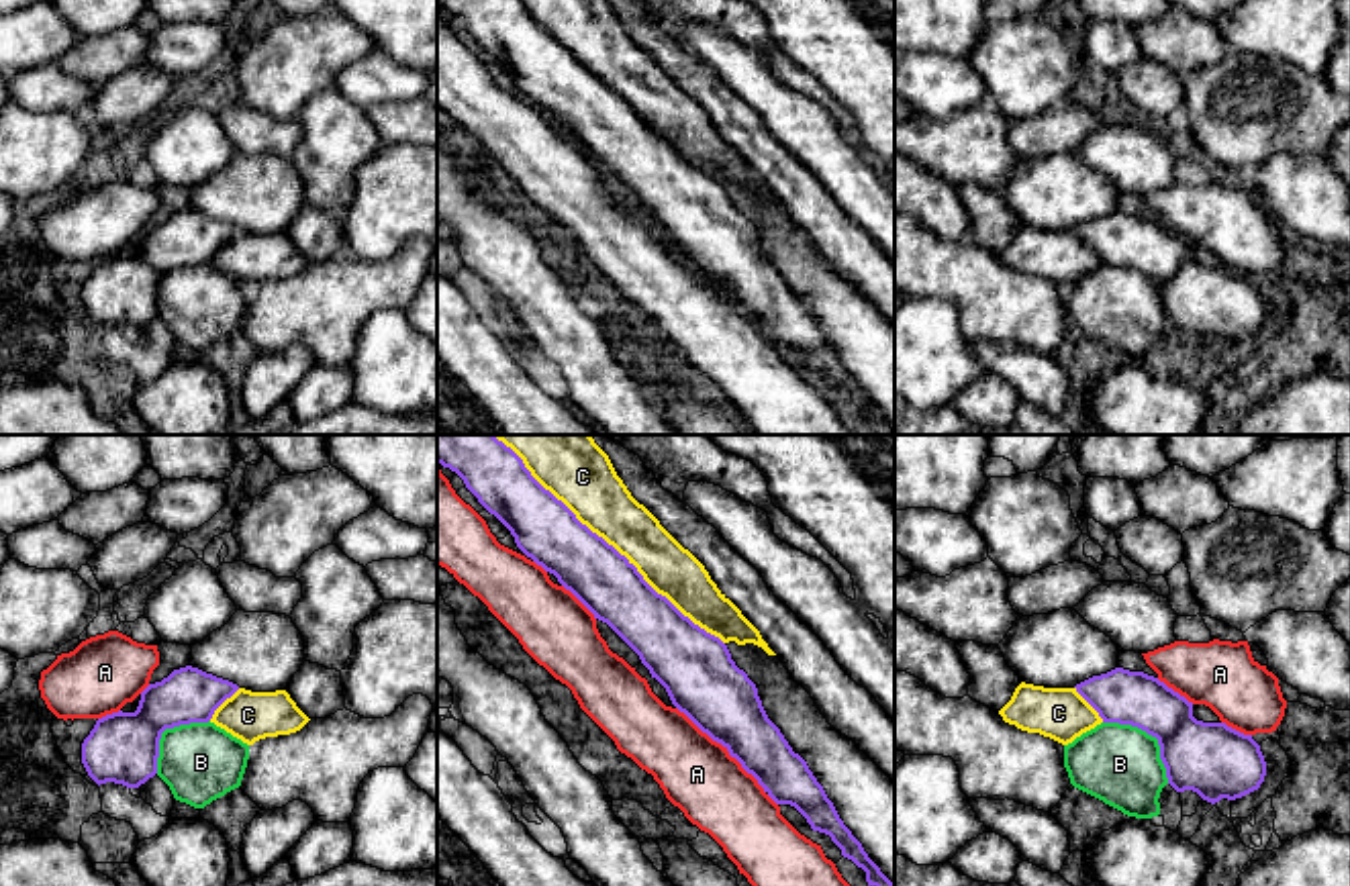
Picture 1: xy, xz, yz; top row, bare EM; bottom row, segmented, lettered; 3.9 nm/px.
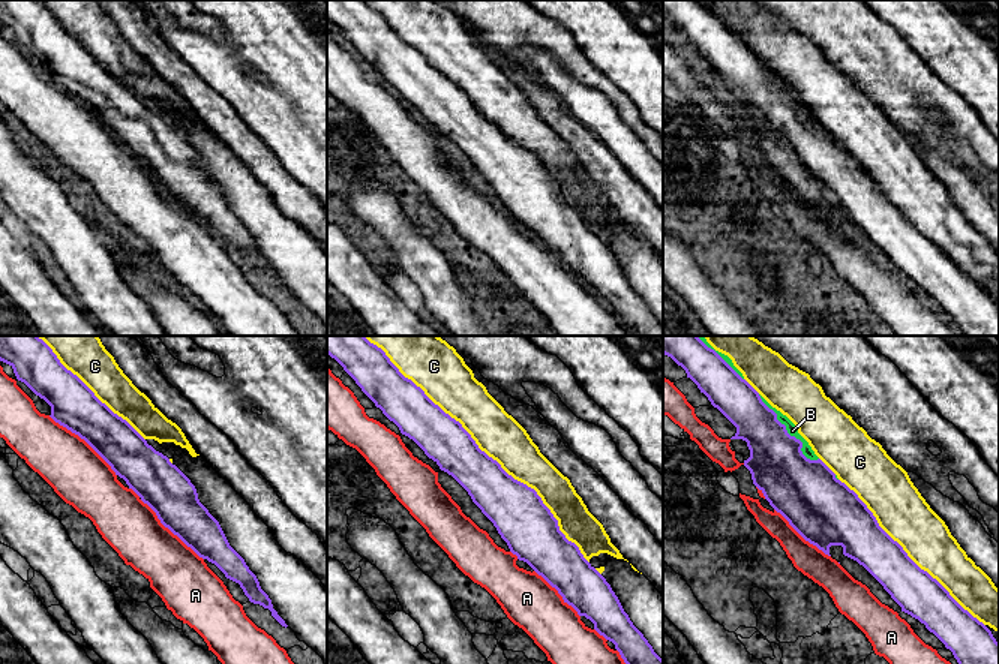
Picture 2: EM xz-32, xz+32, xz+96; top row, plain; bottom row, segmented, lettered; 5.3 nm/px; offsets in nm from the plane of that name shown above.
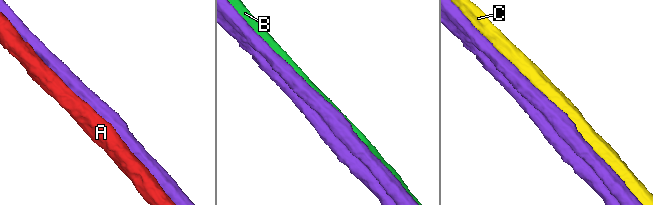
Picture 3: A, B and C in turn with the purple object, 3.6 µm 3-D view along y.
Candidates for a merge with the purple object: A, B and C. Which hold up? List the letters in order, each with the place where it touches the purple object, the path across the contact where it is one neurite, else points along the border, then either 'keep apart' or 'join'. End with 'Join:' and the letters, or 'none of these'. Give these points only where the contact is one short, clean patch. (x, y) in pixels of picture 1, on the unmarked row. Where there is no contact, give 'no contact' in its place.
A: contact xz (730, 297); keep apart
B: contact yz (1152, 278); keep apart
C: contact xz (619, 96); keep apart
Join: none of these

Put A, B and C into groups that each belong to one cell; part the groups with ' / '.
A / B / C

